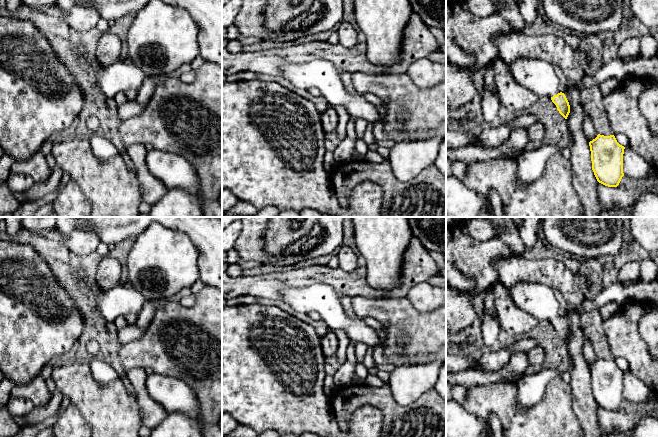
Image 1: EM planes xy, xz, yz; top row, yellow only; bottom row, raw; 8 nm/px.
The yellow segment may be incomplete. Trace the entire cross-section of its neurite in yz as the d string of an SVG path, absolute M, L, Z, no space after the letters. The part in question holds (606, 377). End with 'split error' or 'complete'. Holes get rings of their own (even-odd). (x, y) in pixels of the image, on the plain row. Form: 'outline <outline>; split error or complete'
outline M598 358L589 366L591 375L592 394L597 405L608 411L617 411L624 400L623 378L625 371L620 369L614 359L604 360Z; complete

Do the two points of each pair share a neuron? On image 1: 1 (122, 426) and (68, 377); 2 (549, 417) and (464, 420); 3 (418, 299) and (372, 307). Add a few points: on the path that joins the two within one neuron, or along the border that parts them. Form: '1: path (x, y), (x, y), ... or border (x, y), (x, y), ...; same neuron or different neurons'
1: path (109, 413), (81, 388); same neuron
2: border (462, 405), (486, 426); different neurons
3: border (406, 297), (418, 311), (430, 311); different neurons

